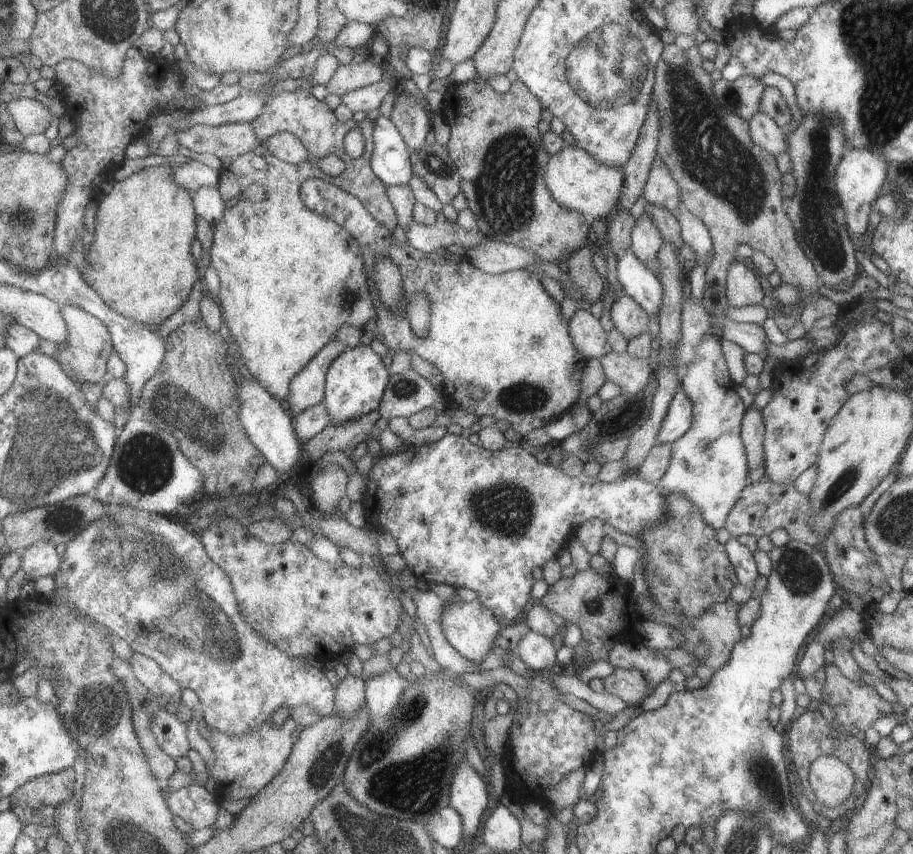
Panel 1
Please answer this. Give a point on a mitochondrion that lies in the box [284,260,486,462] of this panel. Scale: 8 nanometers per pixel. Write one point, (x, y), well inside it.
(404, 389)

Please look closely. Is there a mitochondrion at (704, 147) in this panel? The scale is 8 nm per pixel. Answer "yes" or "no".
yes

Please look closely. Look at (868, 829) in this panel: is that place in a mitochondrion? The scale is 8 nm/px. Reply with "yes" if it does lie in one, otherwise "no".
yes

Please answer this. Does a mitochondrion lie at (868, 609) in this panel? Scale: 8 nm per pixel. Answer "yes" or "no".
no

